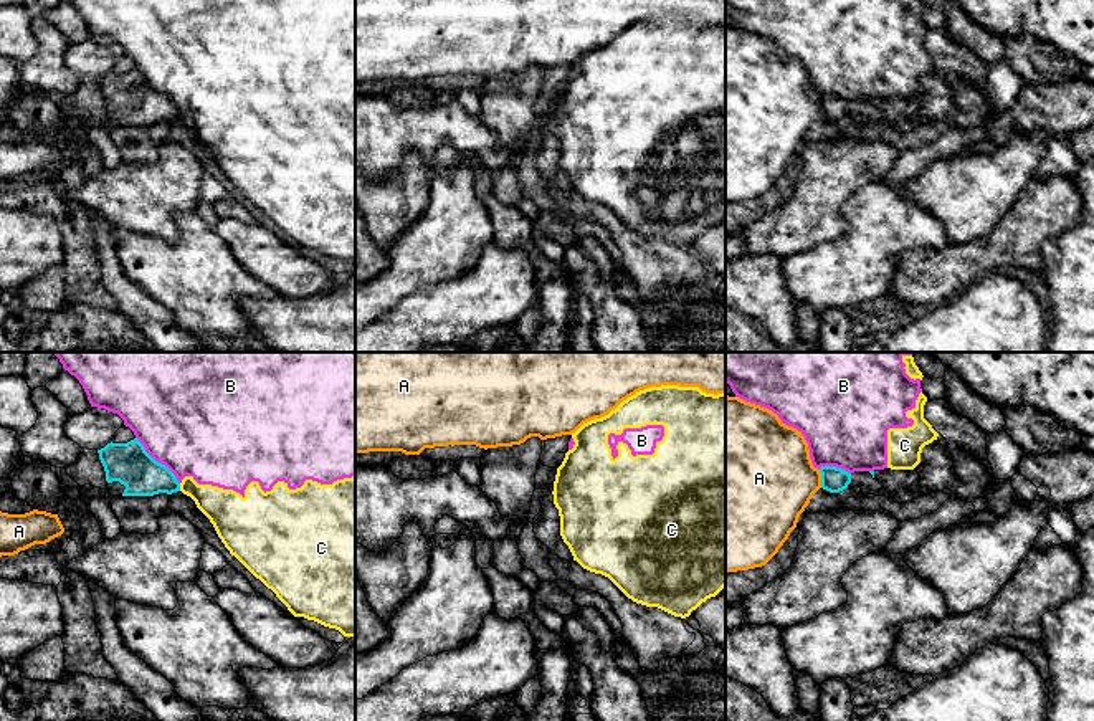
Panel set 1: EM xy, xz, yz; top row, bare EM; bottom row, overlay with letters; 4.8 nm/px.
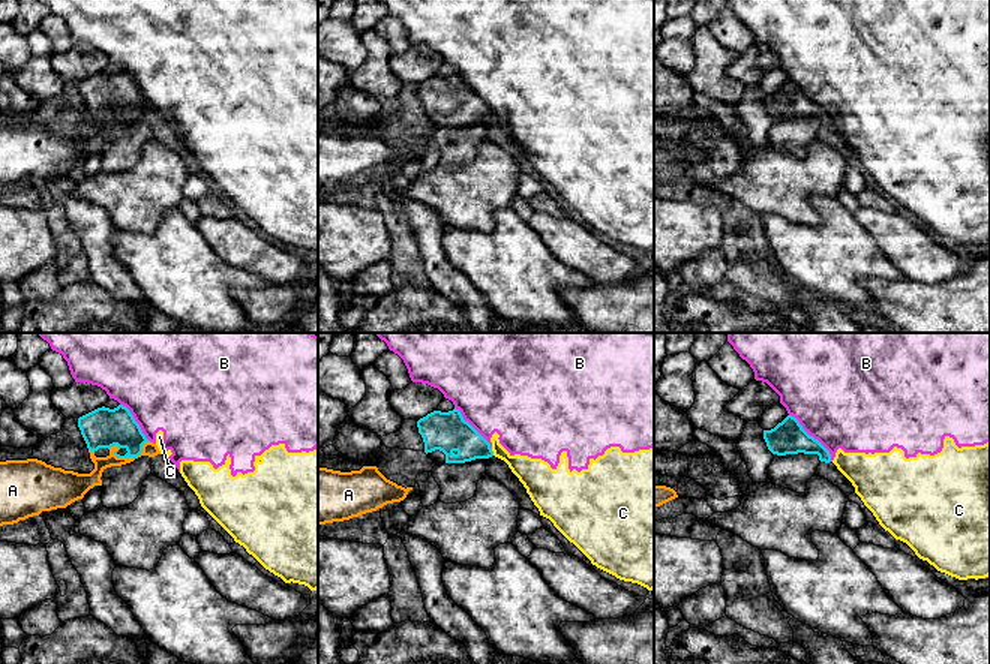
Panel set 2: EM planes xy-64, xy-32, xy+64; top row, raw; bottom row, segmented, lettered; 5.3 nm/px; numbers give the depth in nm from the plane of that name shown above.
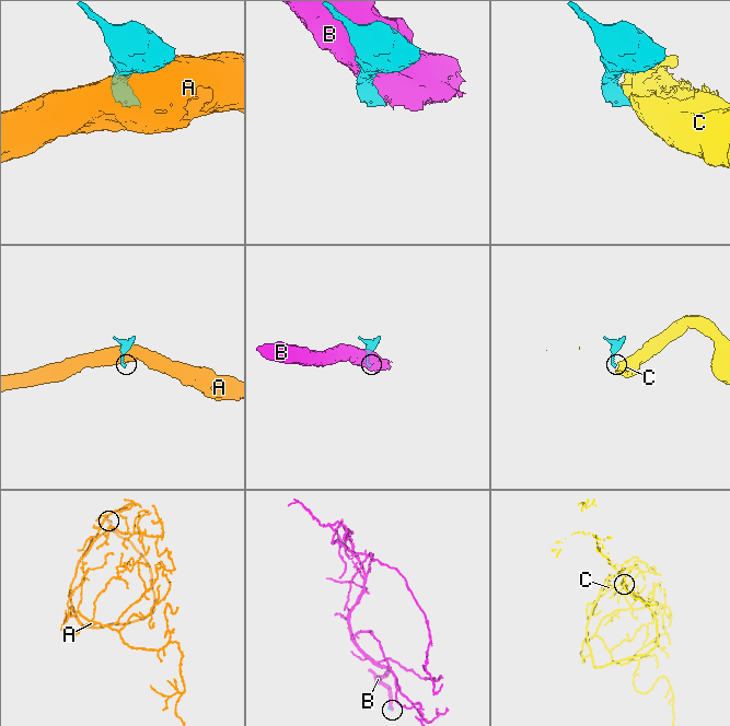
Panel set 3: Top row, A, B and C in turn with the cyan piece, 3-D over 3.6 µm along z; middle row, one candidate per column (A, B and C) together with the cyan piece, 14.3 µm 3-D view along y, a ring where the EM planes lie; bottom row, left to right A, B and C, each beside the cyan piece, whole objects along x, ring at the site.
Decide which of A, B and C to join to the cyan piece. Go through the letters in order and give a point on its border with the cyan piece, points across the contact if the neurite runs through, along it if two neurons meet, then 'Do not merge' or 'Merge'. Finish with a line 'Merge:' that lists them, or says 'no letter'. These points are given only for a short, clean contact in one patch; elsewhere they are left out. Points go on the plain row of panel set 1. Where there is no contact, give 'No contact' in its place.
A: Touches cyan at yz (822, 108). Do not merge
B: Touches cyan at xy (157, 91). Do not merge
C: Touches cyan at xy (179, 116). Boundary: xy (179, 113), (180, 119). Do not merge
Merge: no letter

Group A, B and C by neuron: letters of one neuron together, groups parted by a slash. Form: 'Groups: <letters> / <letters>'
Groups: A / B C

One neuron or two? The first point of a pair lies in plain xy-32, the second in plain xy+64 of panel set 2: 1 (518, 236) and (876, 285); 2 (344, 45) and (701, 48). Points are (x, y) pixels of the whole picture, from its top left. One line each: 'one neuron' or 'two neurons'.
1: two neurons
2: two neurons

